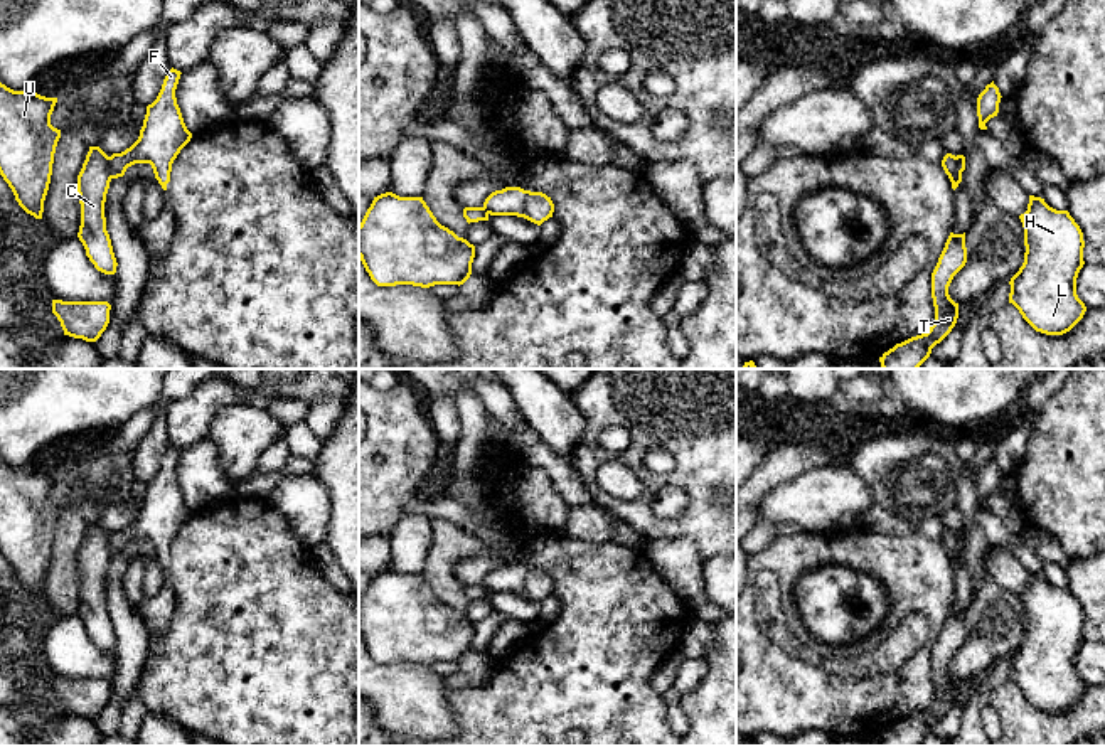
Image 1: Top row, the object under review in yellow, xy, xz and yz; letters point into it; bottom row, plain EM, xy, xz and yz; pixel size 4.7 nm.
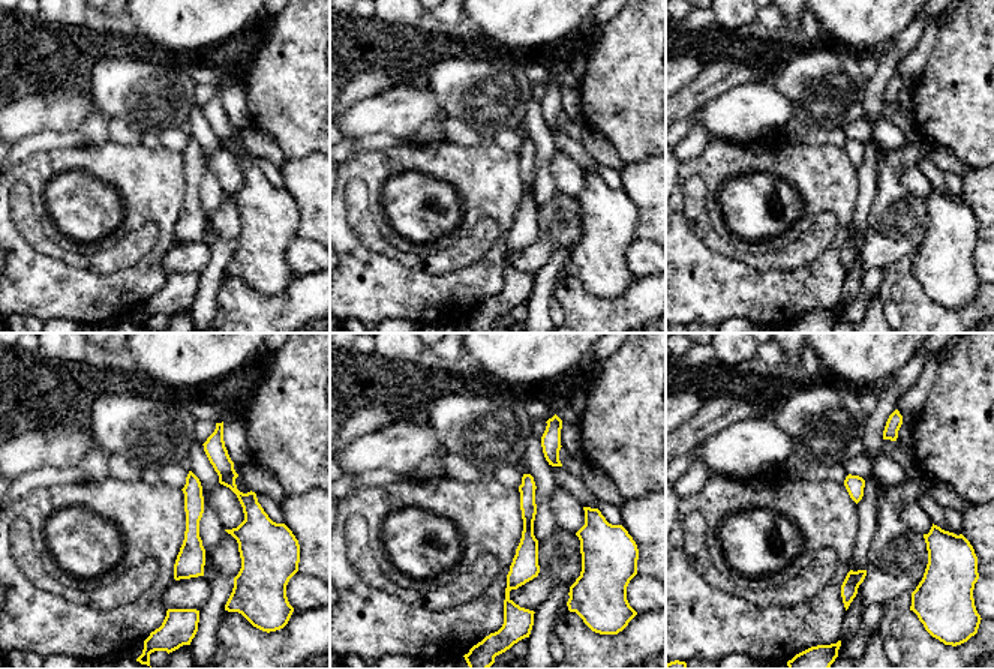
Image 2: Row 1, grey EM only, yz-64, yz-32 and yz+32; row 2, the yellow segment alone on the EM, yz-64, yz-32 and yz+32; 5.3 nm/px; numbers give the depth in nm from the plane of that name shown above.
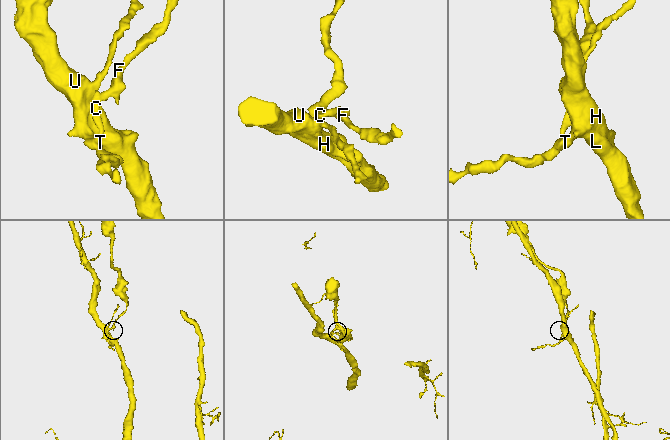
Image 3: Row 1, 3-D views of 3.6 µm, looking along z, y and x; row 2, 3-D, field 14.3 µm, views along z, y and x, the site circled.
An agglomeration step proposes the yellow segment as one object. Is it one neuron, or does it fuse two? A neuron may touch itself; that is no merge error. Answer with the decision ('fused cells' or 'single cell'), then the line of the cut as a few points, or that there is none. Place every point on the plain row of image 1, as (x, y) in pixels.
fused cells | yz (955, 534), (955, 549), (950, 558)

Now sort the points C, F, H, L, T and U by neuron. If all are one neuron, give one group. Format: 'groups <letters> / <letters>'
groups C H L T U / F

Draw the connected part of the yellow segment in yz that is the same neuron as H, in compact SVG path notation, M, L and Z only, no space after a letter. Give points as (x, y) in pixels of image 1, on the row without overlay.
M1034 573L1019 596L1026 630L1009 658L1009 680L1036 709L1063 712L1086 689L1076 672L1076 655L1085 642L1083 610L1068 588L1056 588Z

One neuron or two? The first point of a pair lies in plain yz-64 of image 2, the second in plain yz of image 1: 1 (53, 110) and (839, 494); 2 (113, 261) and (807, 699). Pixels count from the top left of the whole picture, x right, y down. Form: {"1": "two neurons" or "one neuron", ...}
{"1": "one neuron", "2": "two neurons"}

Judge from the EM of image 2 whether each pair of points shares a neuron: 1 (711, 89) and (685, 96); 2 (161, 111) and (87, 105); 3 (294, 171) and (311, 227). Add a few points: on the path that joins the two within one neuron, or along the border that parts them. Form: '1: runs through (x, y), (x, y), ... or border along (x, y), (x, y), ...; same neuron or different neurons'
1: runs through (705, 89), (691, 96); same neuron
2: border along (90, 92), (102, 113); different neurons
3: runs through (308, 185), (311, 188), (311, 213); same neuron

